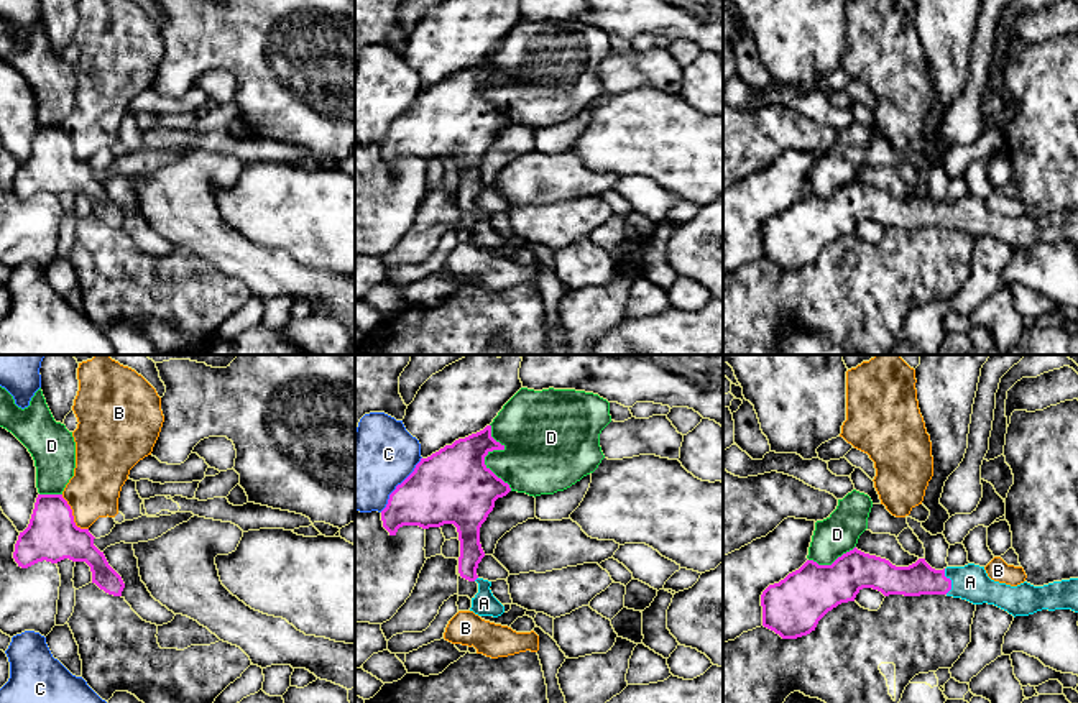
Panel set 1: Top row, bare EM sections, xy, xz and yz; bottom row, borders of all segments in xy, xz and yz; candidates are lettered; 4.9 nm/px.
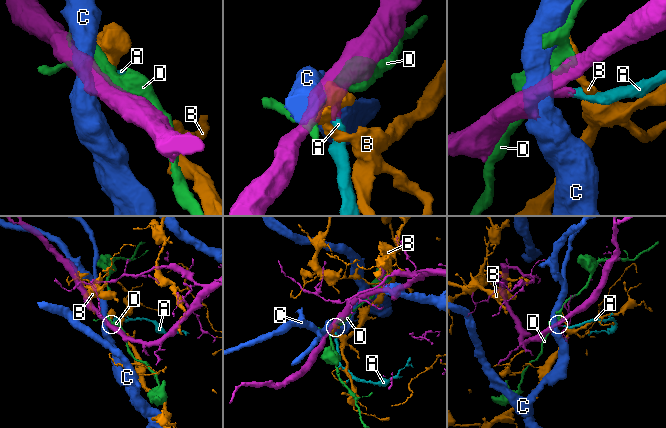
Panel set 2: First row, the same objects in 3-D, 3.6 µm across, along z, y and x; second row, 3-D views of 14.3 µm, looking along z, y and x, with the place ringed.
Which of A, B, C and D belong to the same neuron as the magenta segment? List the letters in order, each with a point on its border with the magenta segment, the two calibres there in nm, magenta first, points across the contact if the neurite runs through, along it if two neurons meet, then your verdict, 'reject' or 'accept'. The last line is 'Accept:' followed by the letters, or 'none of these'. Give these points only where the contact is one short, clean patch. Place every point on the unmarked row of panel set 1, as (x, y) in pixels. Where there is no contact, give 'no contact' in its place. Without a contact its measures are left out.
A: yz (950, 214) | 160/170 nm | across yz (919, 211), (950, 214), (970, 214) | accept
B: xy (73, 148) | 260/260 nm | reject
C: xz (398, 117) | 360/380 nm | along xz (421, 89), (380, 143) | reject
D: xz (487, 86) | 360/340 nm | reject
Accept: A

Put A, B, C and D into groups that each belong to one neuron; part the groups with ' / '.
A / B / C / D

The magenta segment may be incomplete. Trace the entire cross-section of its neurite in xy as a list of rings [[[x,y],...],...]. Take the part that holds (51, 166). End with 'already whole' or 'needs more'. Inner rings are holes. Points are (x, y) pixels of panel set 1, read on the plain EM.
[[[38,126],[28,159],[20,164],[13,191],[21,200],[38,194],[58,195],[64,191],[85,194],[92,215],[108,227],[122,228],[125,215],[94,177],[89,161],[74,154],[72,141],[62,126]]] | already whole

